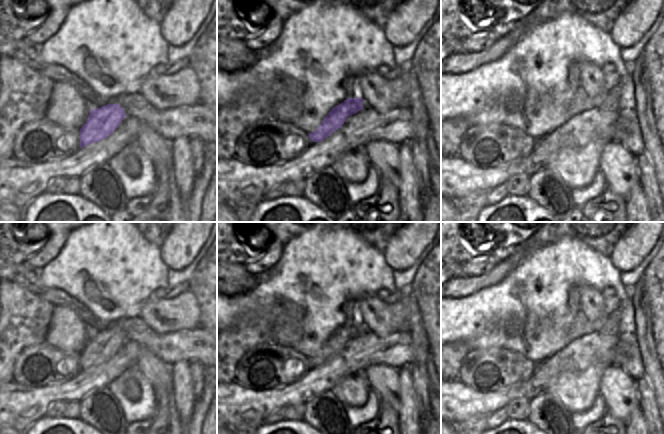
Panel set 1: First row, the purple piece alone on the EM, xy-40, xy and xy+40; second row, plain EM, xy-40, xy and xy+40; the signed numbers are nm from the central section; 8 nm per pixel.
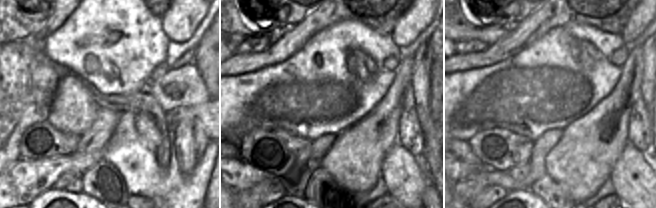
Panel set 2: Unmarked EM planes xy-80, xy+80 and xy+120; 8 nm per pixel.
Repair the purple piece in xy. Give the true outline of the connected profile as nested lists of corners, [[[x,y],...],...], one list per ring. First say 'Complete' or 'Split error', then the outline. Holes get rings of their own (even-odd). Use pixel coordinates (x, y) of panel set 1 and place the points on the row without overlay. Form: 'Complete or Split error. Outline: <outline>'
Split error. Outline: [[[347,302],[342,309],[348,322],[330,334],[315,356],[309,357],[313,366],[321,366],[342,351],[349,340],[363,333],[363,322],[358,319],[358,302]]]

